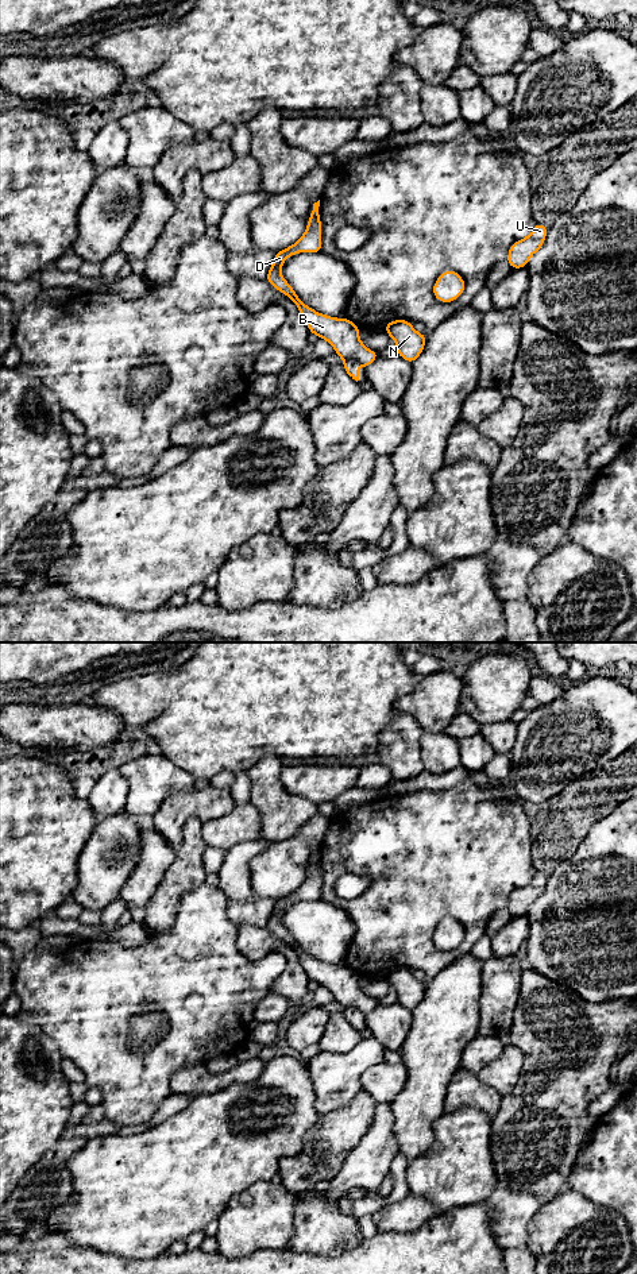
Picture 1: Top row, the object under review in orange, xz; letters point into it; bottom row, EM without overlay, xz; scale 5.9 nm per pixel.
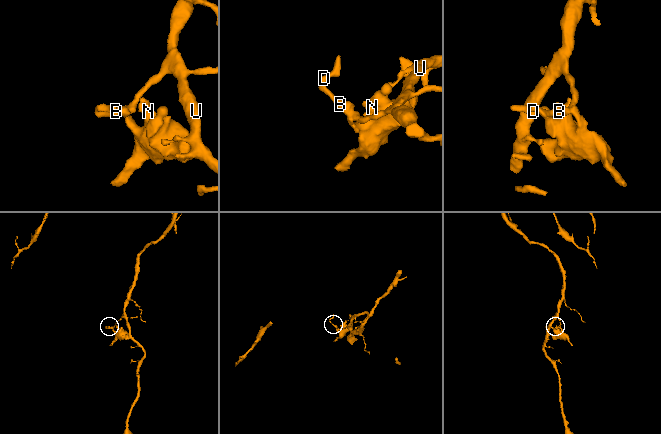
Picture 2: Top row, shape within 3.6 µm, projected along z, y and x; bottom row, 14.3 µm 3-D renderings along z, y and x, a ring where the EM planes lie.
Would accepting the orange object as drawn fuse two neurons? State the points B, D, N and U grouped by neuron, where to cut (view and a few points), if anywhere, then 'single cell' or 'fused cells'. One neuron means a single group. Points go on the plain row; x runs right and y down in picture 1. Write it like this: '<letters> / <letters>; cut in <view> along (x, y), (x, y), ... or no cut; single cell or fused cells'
B D U / N; cut in xz along (344, 1007), (355, 1007), (359, 1011); fused cells

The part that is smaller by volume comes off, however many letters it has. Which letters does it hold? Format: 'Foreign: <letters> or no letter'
Foreign: N

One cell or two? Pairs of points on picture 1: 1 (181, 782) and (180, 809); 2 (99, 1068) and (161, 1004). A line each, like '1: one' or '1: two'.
1: two
2: one

